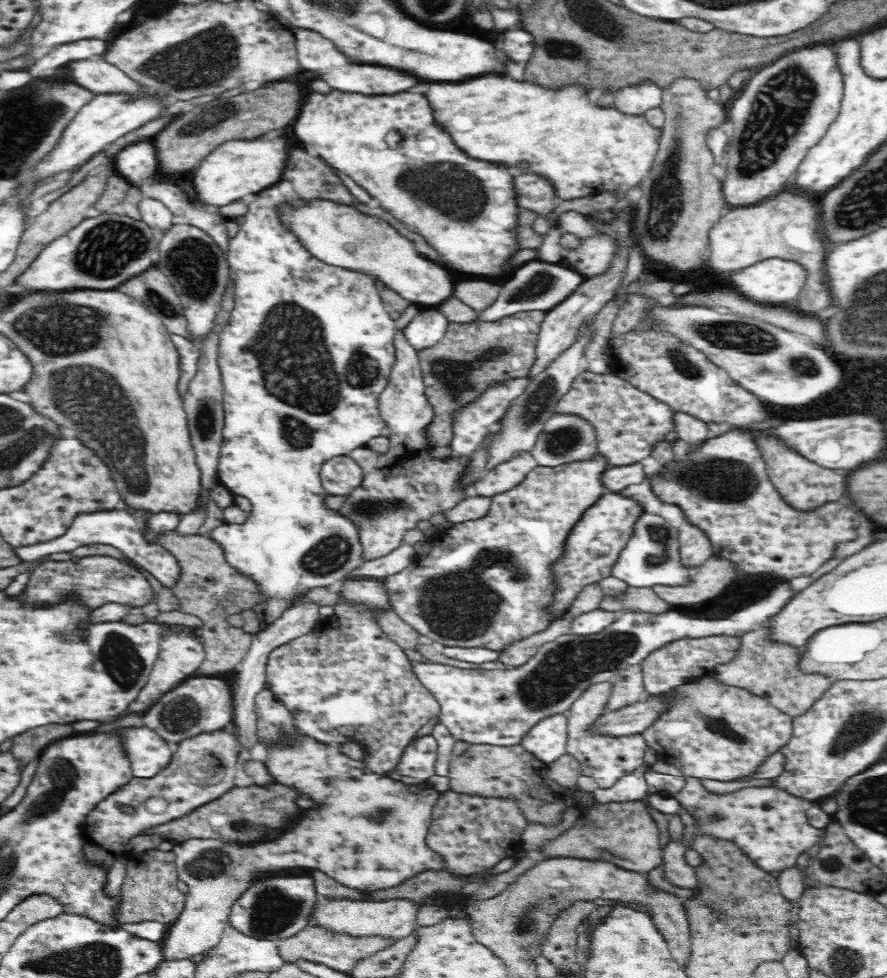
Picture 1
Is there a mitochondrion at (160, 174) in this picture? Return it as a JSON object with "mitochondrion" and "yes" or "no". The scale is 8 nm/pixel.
{"mitochondrion":"no"}

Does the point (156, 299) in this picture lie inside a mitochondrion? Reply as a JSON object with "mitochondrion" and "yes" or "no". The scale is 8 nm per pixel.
{"mitochondrion":"yes"}

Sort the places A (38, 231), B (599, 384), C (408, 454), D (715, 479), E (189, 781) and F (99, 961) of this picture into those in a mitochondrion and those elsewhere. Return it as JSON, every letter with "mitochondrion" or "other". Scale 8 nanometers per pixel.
{"A":"other","B":"other","C":"other","D":"mitochondrion","E":"other","F":"mitochondrion"}

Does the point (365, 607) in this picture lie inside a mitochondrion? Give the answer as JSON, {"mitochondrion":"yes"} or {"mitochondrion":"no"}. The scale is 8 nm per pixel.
{"mitochondrion":"no"}

